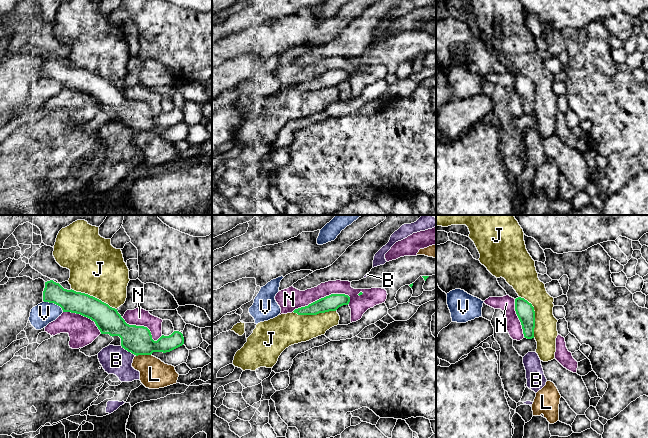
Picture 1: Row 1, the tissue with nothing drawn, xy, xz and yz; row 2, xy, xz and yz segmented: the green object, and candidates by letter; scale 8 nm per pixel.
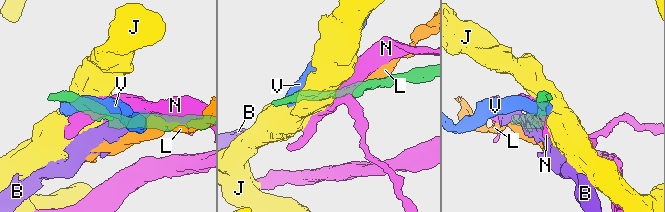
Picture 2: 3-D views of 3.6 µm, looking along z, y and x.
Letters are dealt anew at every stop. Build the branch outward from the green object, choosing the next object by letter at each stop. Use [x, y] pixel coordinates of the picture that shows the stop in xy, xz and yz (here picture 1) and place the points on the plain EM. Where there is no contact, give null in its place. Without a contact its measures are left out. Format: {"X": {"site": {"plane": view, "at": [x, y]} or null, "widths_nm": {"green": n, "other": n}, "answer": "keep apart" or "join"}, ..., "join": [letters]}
{"B": {"site": {"plane": "xy", "at": [128, 127]}, "widths_nm": {"green": 220, "other": 220}, "answer": "keep apart"}, "J": {"site": {"plane": "yz", "at": [534, 91]}, "widths_nm": {"green": 140, "other": 220}, "answer": "keep apart"}, "L": {"site": {"plane": "xy", "at": [143, 130]}, "widths_nm": {"green": 220, "other": 240}, "answer": "keep apart"}, "N": {"site": {"plane": "xz", "at": [321, 74]}, "widths_nm": {"green": 130, "other": 180}, "answer": "keep apart"}, "V": {"site": {"plane": "xy", "at": [54, 79]}, "widths_nm": {"green": 180, "other": 180}, "answer": "keep apart"}, "join": []}

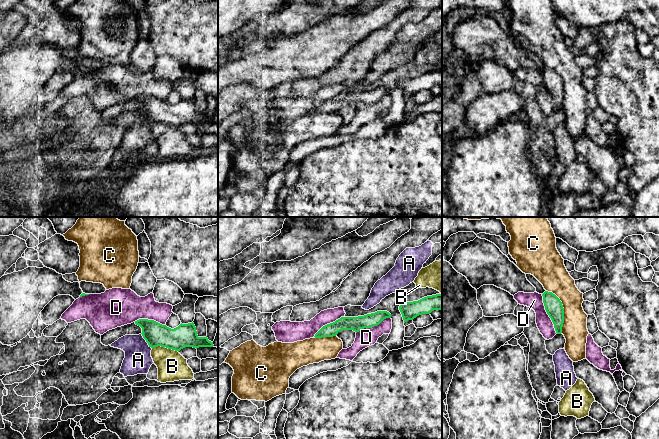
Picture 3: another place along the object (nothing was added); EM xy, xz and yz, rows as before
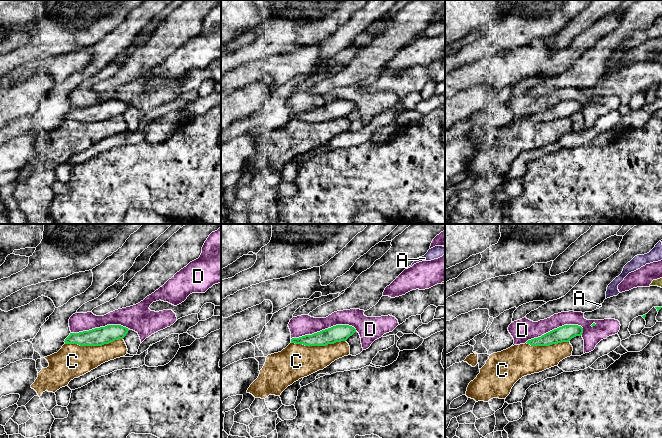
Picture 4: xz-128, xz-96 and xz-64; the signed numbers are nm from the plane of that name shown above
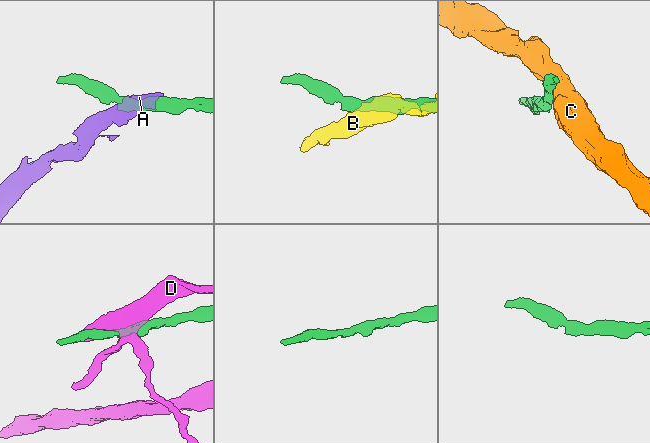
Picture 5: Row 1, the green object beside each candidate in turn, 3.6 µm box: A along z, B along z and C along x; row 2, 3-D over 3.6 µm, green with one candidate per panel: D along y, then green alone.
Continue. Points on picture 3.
{"A": {"site": {"plane": "xy", "at": [146, 117]}, "widths_nm": {"green": 190, "other": 220}, "answer": "keep apart"}, "B": {"site": {"plane": "xy", "at": [165, 122]}, "widths_nm": {"green": 190, "other": 240}, "answer": "keep apart"}, "C": {"site": {"plane": "yz", "at": [563, 85]}, "widths_nm": {"green": 140, "other": 220}, "answer": "keep apart"}, "D": {"site": {"plane": "yz", "at": [547, 89]}, "widths_nm": {"green": 140, "other": 130}, "answer": "keep apart"}, "join": []}

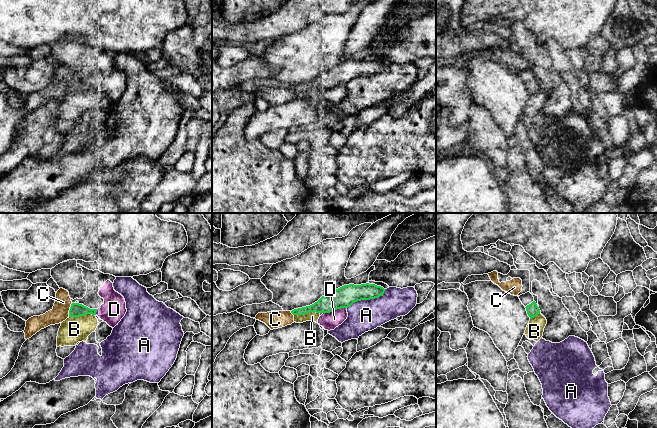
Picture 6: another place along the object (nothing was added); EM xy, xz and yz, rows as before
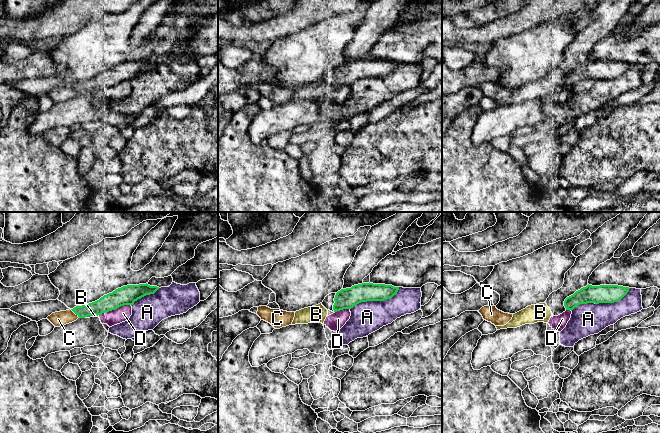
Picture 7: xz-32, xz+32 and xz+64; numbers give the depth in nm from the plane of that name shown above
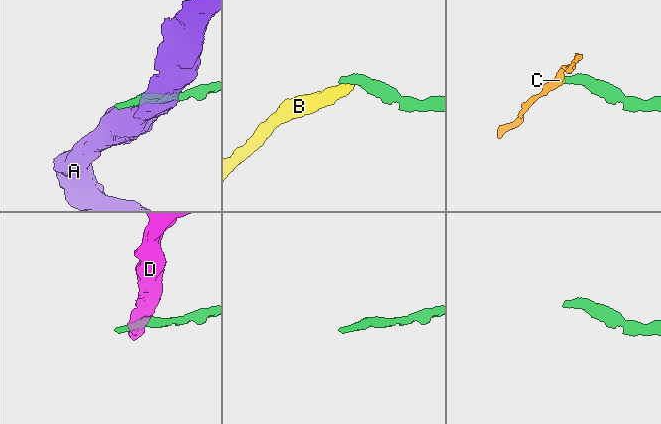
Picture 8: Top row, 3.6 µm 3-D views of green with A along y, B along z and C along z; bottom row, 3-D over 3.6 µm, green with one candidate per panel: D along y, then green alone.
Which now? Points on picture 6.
{"A": {"site": {"plane": "xz", "at": [367, 75]}, "widths_nm": {"green": 170, "other": 260}, "answer": "keep apart"}, "B": {"site": {"plane": "xy", "at": [81, 91]}, "widths_nm": {"green": 110, "other": 200}, "answer": "keep apart"}, "C": {"site": {"plane": "xy", "at": [69, 86]}, "widths_nm": {"green": 110, "other": 140}, "answer": "join"}, "D": {"site": {"plane": "xz", "at": [334, 86]}, "widths_nm": {"green": 170, "other": 140}, "answer": "keep apart"}, "join": ["C"]}

